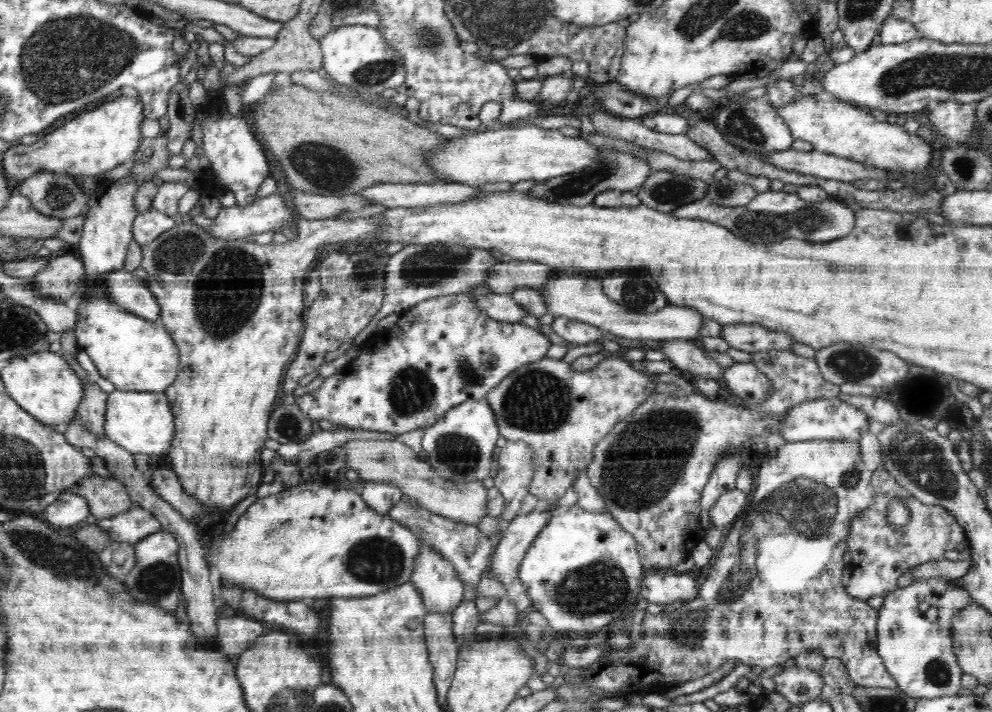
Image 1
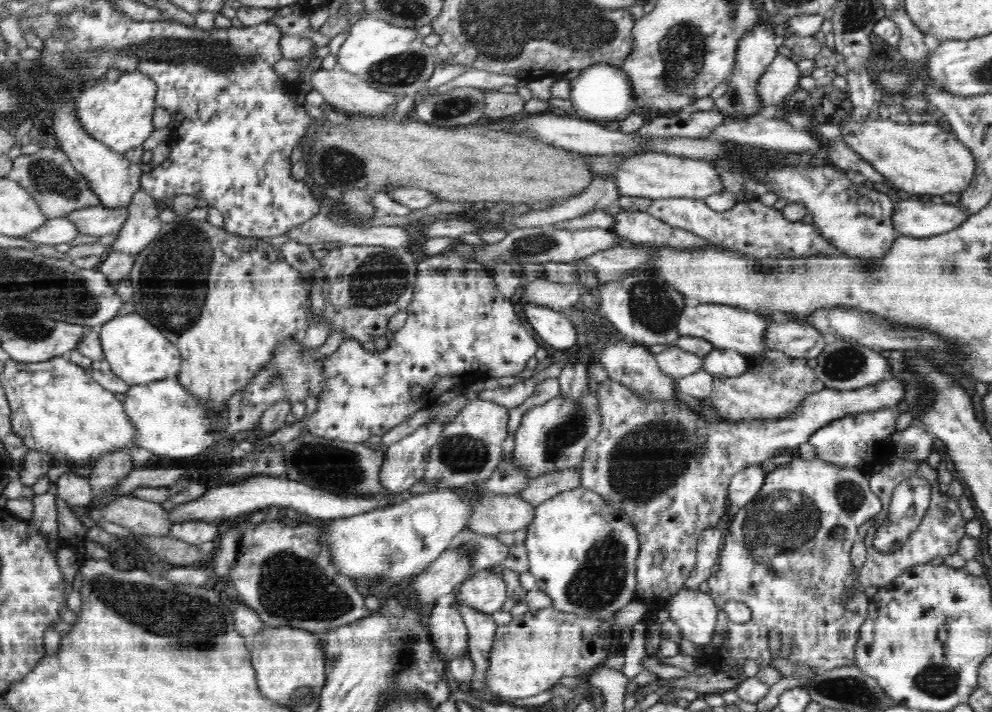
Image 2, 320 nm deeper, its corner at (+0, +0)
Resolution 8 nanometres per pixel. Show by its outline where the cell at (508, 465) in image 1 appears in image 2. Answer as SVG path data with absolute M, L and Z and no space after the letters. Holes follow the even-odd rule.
M587 378L588 386L577 403L558 393L543 405L534 406L522 417L520 427L515 432L515 450L511 461L519 466L530 478L537 476L581 469L588 446L599 436L602 427L600 401L596 386L600 383Z

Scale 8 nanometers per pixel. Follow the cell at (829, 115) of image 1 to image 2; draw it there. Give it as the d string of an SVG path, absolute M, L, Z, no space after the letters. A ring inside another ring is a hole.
M847 117L839 126L848 146L907 195L930 194L937 199L946 192L963 193L976 176L974 155L943 124L898 124L868 117L854 122Z

